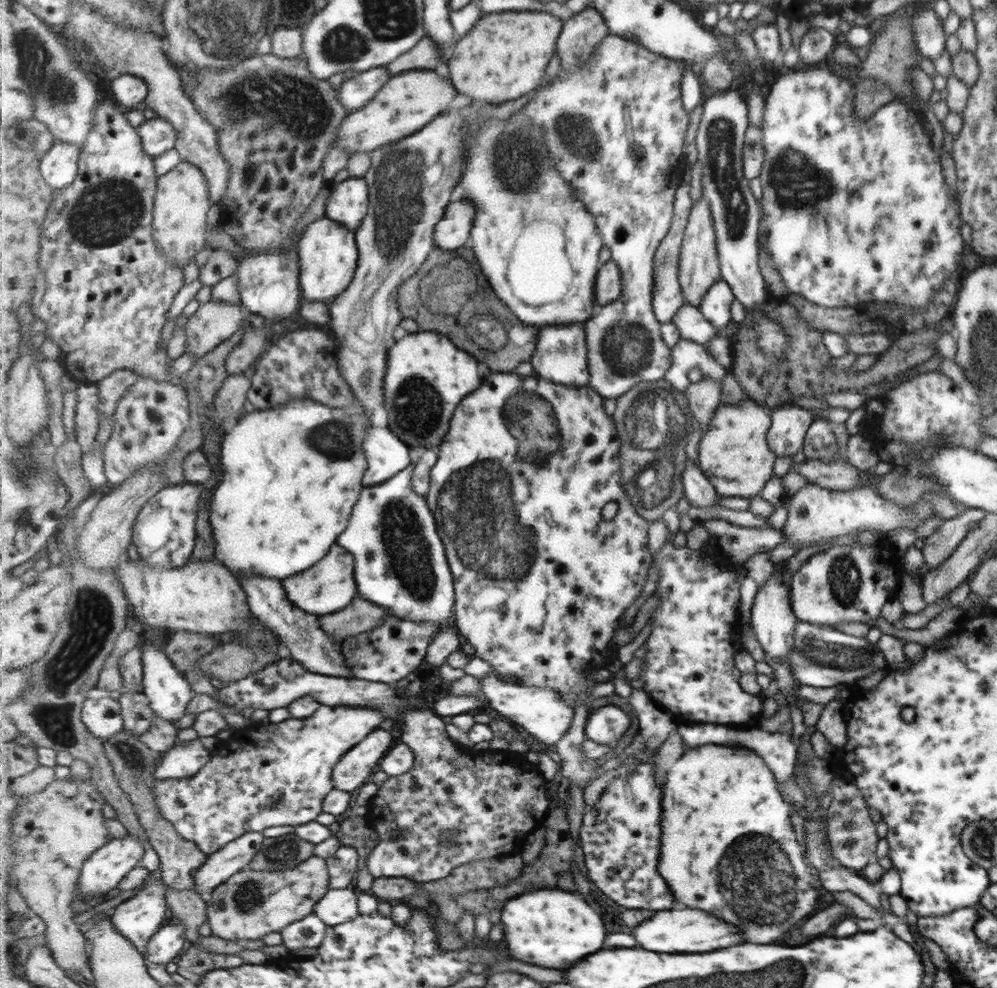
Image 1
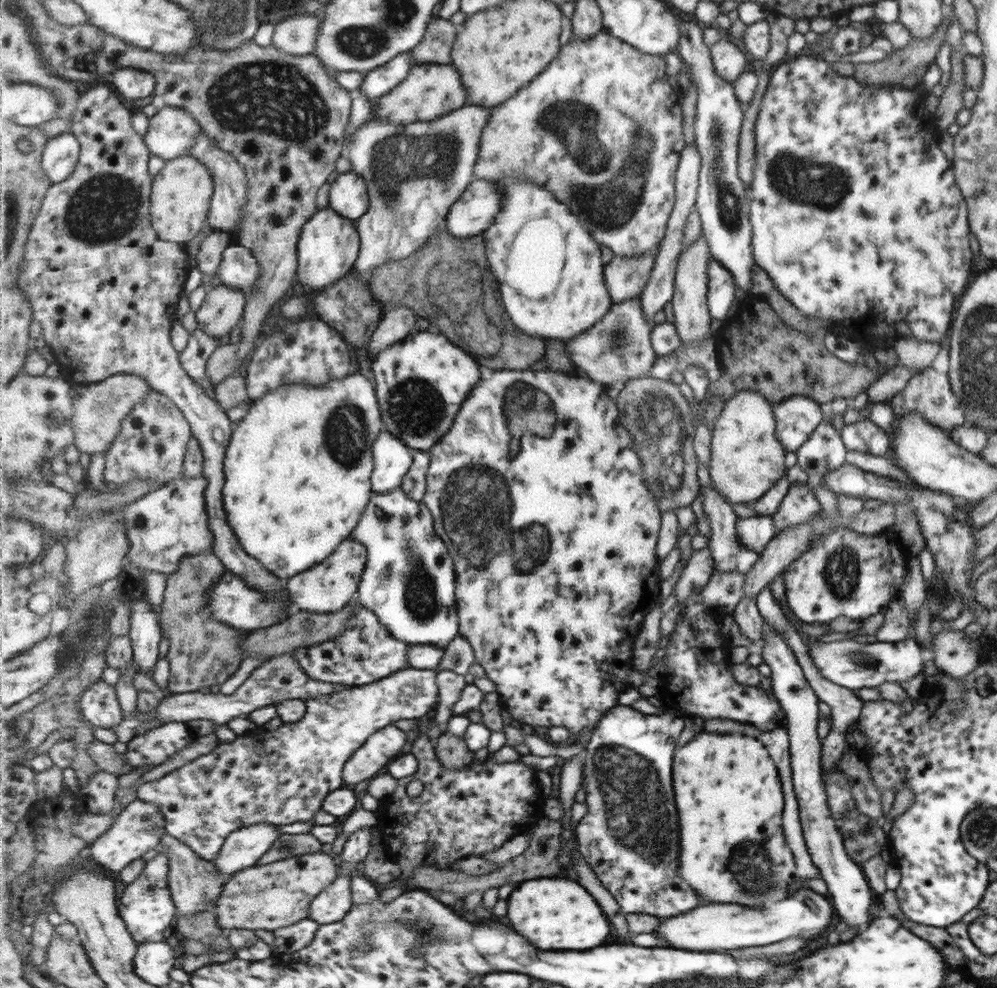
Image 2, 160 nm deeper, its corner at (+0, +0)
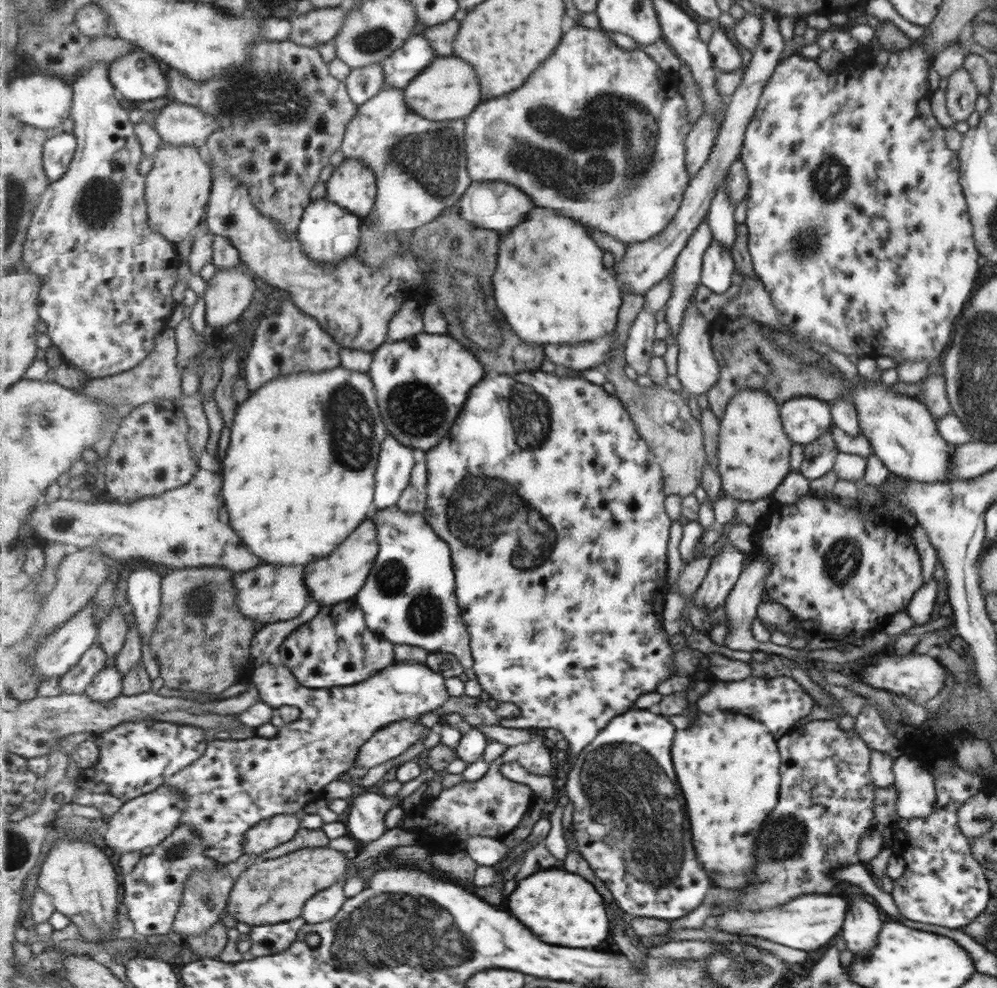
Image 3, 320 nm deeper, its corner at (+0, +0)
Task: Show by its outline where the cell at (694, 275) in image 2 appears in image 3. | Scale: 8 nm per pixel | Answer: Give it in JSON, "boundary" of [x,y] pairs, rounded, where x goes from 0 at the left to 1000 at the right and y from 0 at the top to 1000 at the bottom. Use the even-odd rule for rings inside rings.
{"boundary":[[[697,296],[696,298],[694,298],[694,302],[692,302],[692,305],[688,308],[688,311],[686,312],[685,322],[683,323],[682,329],[680,330],[680,337],[678,338],[678,349],[680,352],[680,357],[678,361],[678,382],[681,385],[681,389],[685,392],[685,395],[689,397],[689,399],[692,399],[693,402],[699,403],[701,399],[708,399],[709,397],[711,397],[711,393],[713,393],[715,389],[718,389],[720,387],[719,379],[721,379],[721,370],[719,370],[719,364],[718,362],[715,362],[715,358],[713,358],[713,352],[711,352],[711,342],[709,342],[709,340],[711,340],[712,338],[709,338],[709,326],[707,326],[705,322],[703,322],[703,318],[701,318],[701,316],[697,314],[697,309],[695,309],[696,299]]]}

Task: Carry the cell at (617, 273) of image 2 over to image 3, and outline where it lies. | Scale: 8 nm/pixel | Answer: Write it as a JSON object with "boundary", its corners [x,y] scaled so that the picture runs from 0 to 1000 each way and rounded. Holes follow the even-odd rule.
{"boundary":[[[767,7],[762,12],[762,21],[765,24],[761,45],[753,54],[753,61],[748,67],[743,69],[744,78],[740,86],[736,89],[735,95],[728,101],[728,110],[721,134],[718,136],[716,147],[713,154],[709,157],[708,163],[693,180],[690,189],[686,194],[686,204],[675,221],[669,226],[669,229],[663,233],[661,238],[644,246],[633,247],[630,250],[627,261],[623,265],[617,265],[616,273],[620,279],[620,284],[625,289],[625,296],[641,297],[646,300],[649,294],[653,294],[657,287],[661,287],[674,272],[675,266],[679,261],[685,248],[689,245],[691,238],[698,232],[698,229],[706,223],[709,217],[714,199],[717,199],[719,189],[728,182],[730,170],[734,164],[740,160],[744,147],[745,137],[749,124],[755,117],[757,108],[761,103],[766,85],[770,83],[775,70],[782,62],[781,57],[786,47],[786,40],[782,33],[781,24],[777,11]]]}

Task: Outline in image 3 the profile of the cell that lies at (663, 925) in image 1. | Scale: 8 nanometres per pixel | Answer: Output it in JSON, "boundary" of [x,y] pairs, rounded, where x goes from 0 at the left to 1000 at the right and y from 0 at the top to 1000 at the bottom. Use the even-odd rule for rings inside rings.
{"boundary":[[[842,904],[830,906],[809,905],[799,910],[781,916],[781,918],[767,920],[765,923],[727,923],[723,927],[723,939],[731,945],[749,945],[749,947],[775,951],[779,955],[799,962],[819,962],[834,953],[834,949],[845,940],[850,926],[850,911],[842,909]]]}

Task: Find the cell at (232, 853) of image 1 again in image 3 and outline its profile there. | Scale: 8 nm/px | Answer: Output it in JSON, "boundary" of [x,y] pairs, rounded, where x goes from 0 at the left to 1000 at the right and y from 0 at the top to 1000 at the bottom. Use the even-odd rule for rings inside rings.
{"boundary":[[[304,823],[279,824],[263,830],[247,842],[245,863],[259,864],[290,852],[303,837]]]}

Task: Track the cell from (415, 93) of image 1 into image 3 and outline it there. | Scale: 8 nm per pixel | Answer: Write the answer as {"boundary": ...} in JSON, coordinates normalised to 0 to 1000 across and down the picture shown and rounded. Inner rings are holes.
{"boundary":[[[454,56],[448,59],[436,59],[436,62],[417,77],[408,89],[405,89],[405,96],[407,105],[410,105],[415,112],[430,121],[440,123],[467,119],[484,101],[484,93],[476,69],[470,63]]]}

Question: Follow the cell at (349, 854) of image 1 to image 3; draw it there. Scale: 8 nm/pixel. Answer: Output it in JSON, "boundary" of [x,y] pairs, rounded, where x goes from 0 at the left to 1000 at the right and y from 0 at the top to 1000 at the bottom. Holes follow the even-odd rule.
{"boundary":[[[359,797],[359,802],[352,807],[353,813],[349,824],[349,844],[359,850],[361,858],[370,852],[380,850],[389,838],[387,826],[396,817],[396,809],[383,803],[376,803],[375,798]]]}

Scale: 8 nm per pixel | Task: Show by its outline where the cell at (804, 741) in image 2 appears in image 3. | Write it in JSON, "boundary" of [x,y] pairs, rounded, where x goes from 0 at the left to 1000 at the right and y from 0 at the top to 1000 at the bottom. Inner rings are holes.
{"boundary":[[[846,895],[840,904],[854,911],[854,918],[844,940],[844,949],[848,952],[848,959],[855,968],[875,962],[880,955],[880,947],[885,940],[882,918],[860,897]]]}

